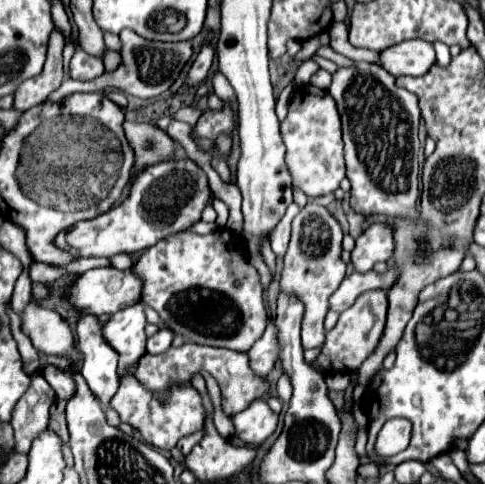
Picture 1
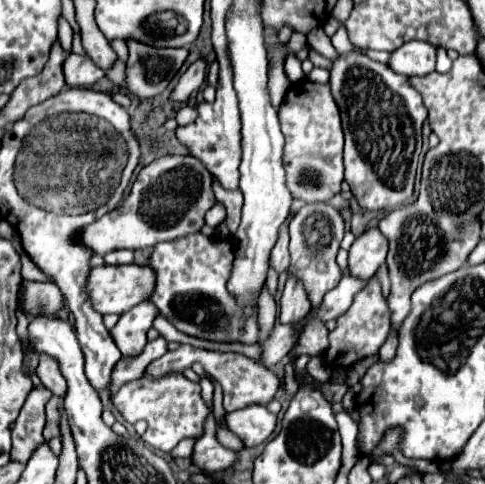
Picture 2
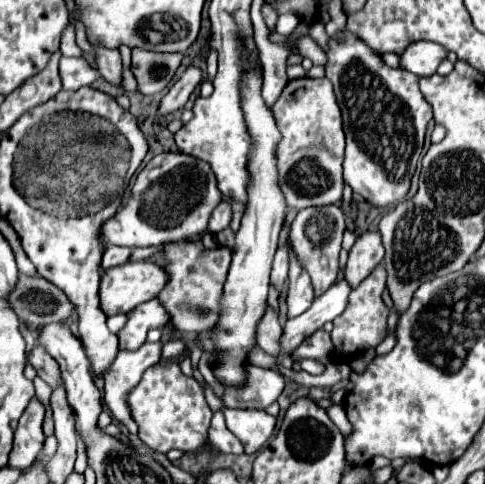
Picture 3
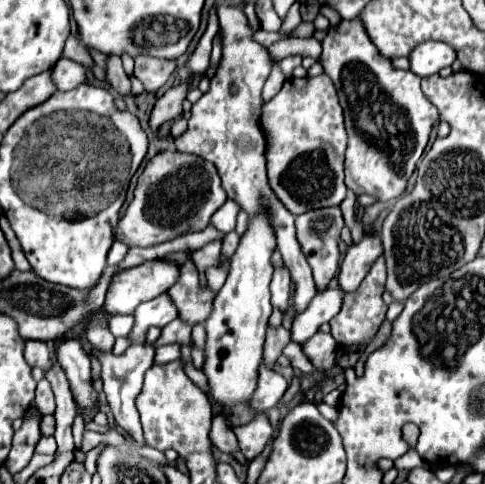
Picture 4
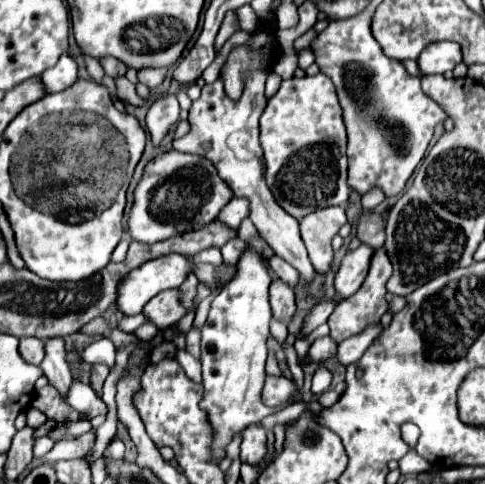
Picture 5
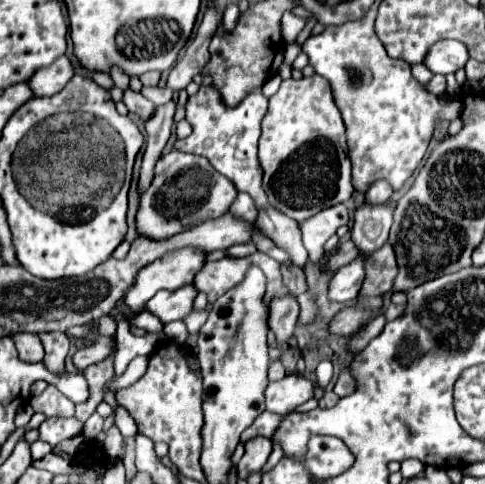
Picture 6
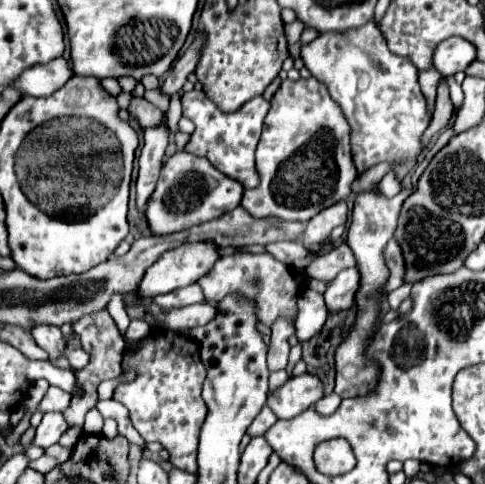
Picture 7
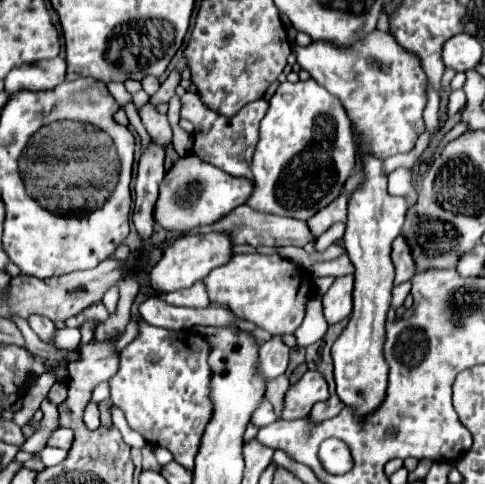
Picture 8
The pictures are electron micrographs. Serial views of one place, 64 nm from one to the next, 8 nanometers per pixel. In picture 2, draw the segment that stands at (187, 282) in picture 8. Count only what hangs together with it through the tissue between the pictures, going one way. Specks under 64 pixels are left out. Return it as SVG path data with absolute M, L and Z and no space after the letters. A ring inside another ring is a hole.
M100 266L88 276L88 298L98 314L124 314L148 300L152 272L144 266Z

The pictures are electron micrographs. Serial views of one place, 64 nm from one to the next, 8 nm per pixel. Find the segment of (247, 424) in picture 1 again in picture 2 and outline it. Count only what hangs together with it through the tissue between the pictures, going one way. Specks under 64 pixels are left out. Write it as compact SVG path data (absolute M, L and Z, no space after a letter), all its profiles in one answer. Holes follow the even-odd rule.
M250 404L242 410L226 414L226 424L246 448L252 448L268 440L268 436L274 432L276 416L262 404Z

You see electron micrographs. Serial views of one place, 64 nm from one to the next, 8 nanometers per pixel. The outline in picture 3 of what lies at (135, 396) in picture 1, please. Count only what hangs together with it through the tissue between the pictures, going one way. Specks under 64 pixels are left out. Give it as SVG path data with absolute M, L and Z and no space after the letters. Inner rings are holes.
M178 364L152 366L144 372L140 384L136 384L126 396L130 416L140 426L138 438L156 452L166 454L172 448L194 452L204 446L208 438L212 410L206 404L204 390L194 378L186 378Z

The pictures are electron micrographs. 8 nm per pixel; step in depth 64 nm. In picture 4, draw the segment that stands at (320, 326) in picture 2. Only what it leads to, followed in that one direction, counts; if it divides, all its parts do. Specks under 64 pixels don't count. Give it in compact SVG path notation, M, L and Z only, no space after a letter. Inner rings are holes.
M324 332L314 334L310 340L306 340L302 344L302 352L310 358L310 362L320 372L324 372L324 370L334 366L334 362L336 362L336 348L338 348L338 344L334 342L334 338L330 334L324 334Z

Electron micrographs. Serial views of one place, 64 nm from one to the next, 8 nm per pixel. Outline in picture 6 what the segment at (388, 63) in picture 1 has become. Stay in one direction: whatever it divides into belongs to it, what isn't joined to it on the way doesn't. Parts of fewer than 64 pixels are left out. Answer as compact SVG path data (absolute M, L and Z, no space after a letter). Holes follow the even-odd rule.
M440 40L424 56L424 66L432 74L452 74L458 68L464 68L466 62L468 62L468 52L464 44L456 40Z

